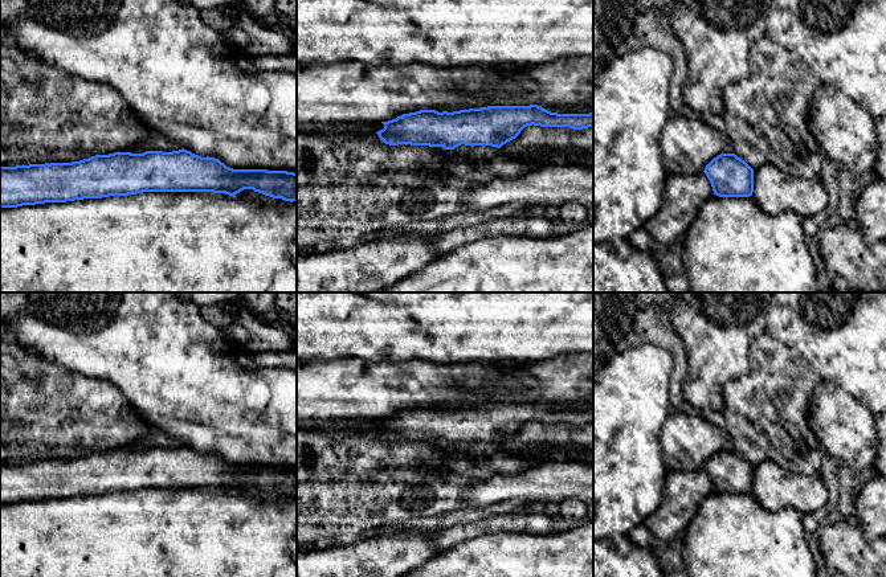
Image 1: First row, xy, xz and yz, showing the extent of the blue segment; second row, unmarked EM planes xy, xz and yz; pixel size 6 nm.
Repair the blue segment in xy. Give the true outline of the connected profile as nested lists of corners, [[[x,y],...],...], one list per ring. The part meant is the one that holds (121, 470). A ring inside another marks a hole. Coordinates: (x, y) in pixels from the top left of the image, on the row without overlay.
[[[184,445],[172,449],[114,449],[72,459],[0,463],[0,504],[45,499],[128,492],[143,488],[213,488],[234,492],[244,486],[297,498],[297,470],[268,466],[233,466],[219,455],[201,454]]]

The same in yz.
[[[720,450],[703,467],[719,494],[750,494],[754,488],[754,466],[735,450]]]

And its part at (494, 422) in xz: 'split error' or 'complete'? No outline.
complete

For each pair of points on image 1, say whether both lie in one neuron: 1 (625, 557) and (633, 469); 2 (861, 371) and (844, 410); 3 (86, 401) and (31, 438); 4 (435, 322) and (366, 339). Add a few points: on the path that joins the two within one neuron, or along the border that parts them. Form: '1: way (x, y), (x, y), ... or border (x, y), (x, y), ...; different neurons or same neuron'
1: border (627, 535), (615, 535), (607, 540); different neurons
2: border (825, 380), (833, 381), (845, 389), (872, 414); different neurons
3: way (73, 414), (57, 414), (44, 425); same neuron
4: way (417, 324), (383, 324); same neuron

